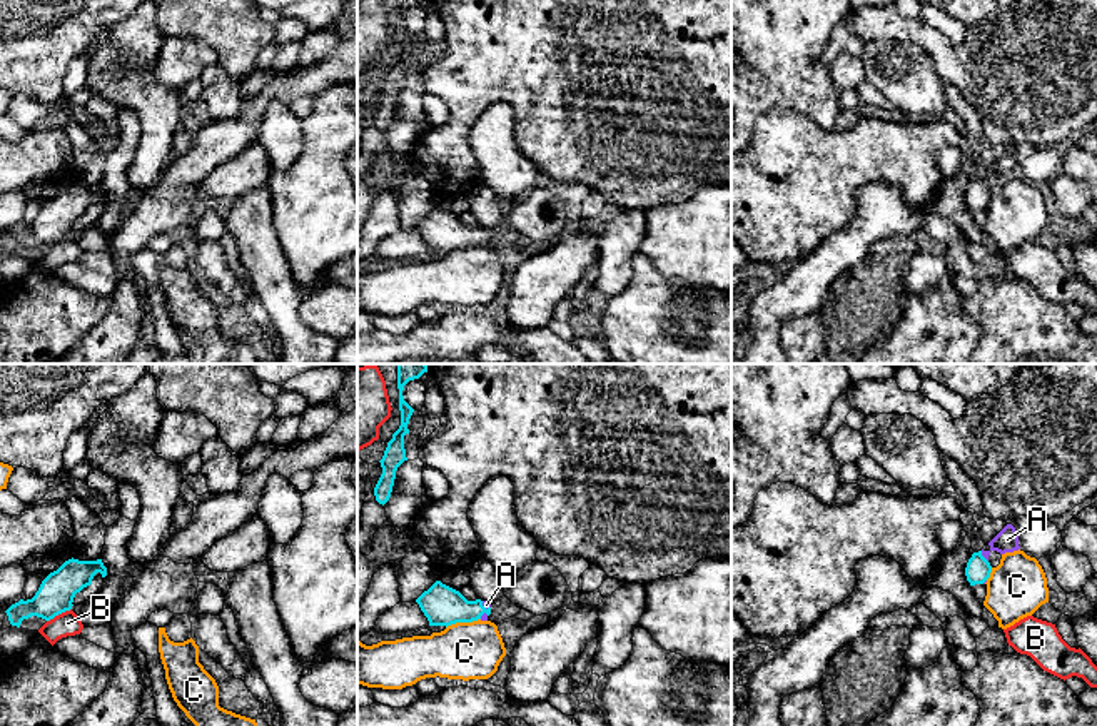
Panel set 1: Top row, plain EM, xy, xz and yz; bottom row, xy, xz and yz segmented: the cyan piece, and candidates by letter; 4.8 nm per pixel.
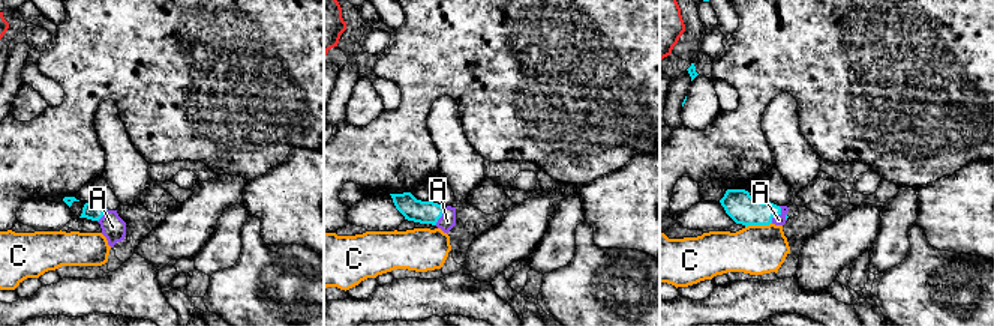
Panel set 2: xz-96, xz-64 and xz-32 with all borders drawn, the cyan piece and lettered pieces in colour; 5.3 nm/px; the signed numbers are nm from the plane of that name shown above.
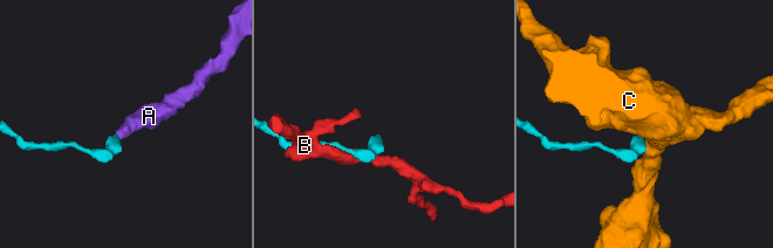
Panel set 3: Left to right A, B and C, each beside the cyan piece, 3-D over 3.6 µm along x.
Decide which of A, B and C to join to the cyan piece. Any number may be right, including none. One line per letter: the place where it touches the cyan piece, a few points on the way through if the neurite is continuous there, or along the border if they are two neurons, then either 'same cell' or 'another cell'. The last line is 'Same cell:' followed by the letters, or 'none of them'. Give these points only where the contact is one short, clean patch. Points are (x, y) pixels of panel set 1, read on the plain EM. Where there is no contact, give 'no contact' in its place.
A: contact yz (982, 182); way yz (977, 197), (982, 182), (1007, 166); same cell
B: contact xy (59, 239); another cell
C: contact xz (463, 247); border xz (480, 244), (456, 247), (446, 254); another cell
Same cell: A

